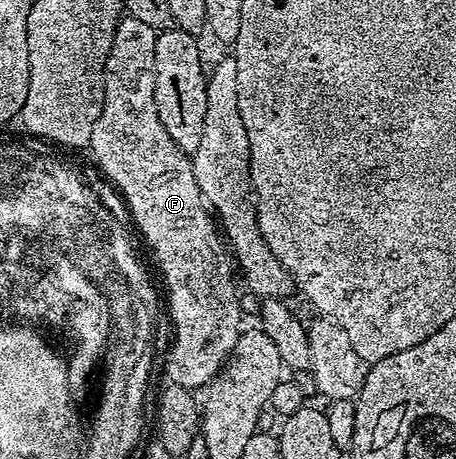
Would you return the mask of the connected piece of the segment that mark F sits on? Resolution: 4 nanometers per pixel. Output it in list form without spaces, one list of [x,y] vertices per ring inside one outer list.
[[[130,17],[120,18],[109,57],[105,61],[101,117],[97,117],[97,125],[93,125],[89,151],[95,154],[100,169],[119,186],[119,191],[167,282],[167,303],[171,306],[171,319],[175,322],[175,344],[167,355],[167,375],[171,378],[168,380],[177,387],[203,389],[231,358],[231,350],[237,345],[244,326],[243,315],[239,312],[239,295],[235,292],[235,279],[231,276],[233,263],[228,248],[217,230],[212,212],[199,192],[188,152],[173,145],[173,137],[165,133],[165,125],[161,125],[161,117],[157,117],[156,34],[156,31],[141,21]]]

